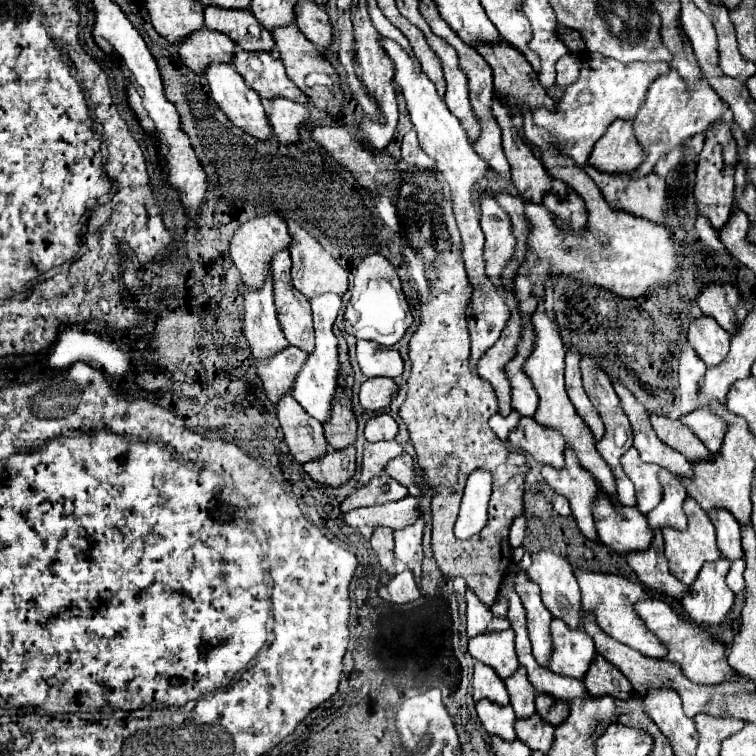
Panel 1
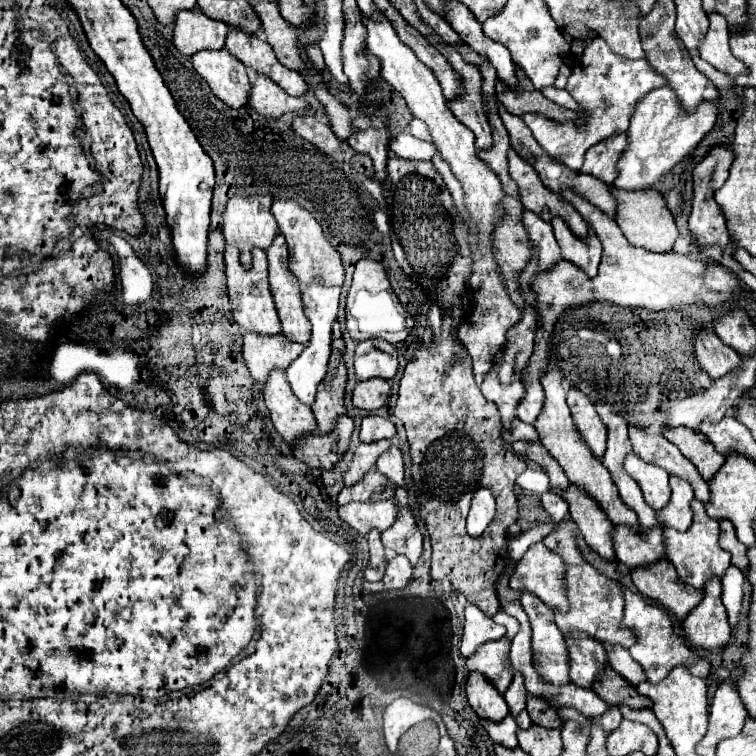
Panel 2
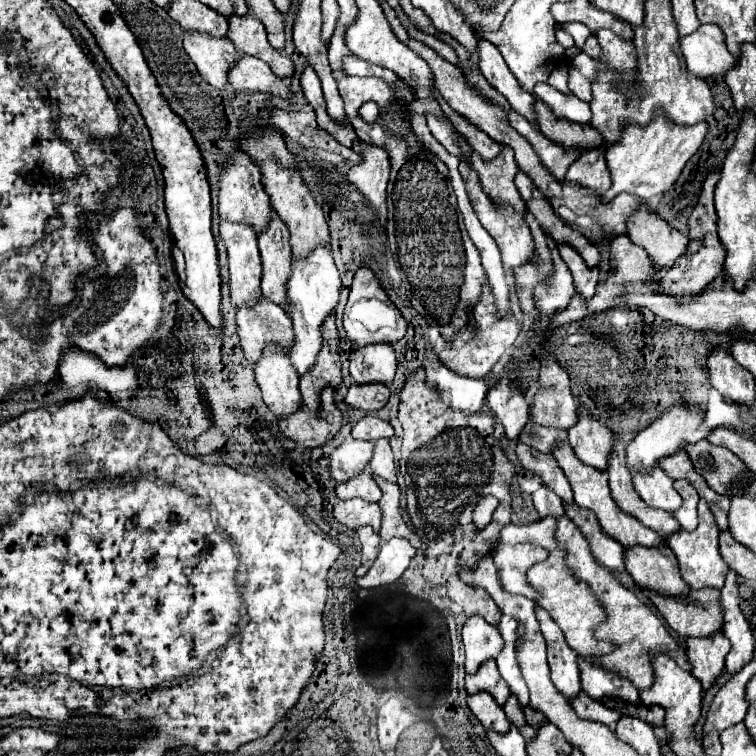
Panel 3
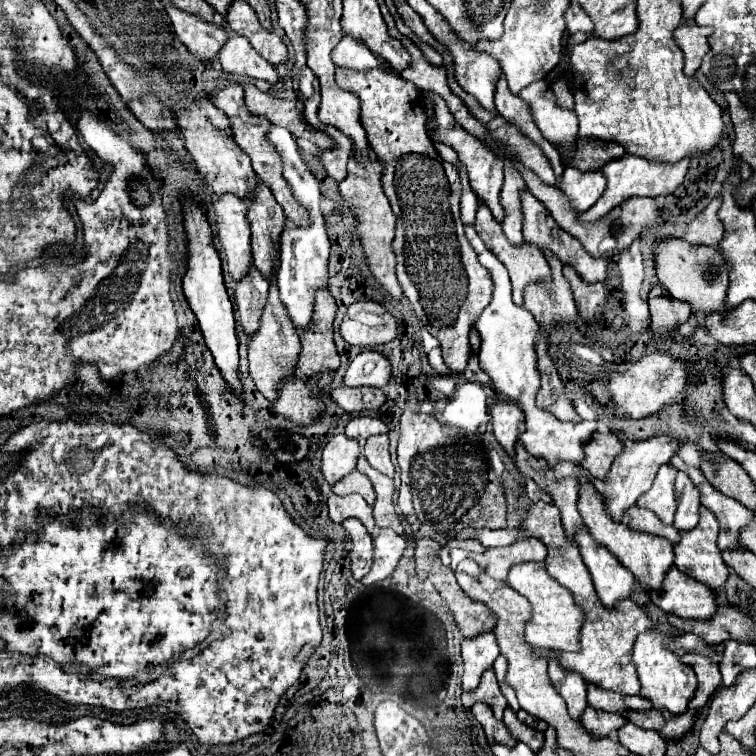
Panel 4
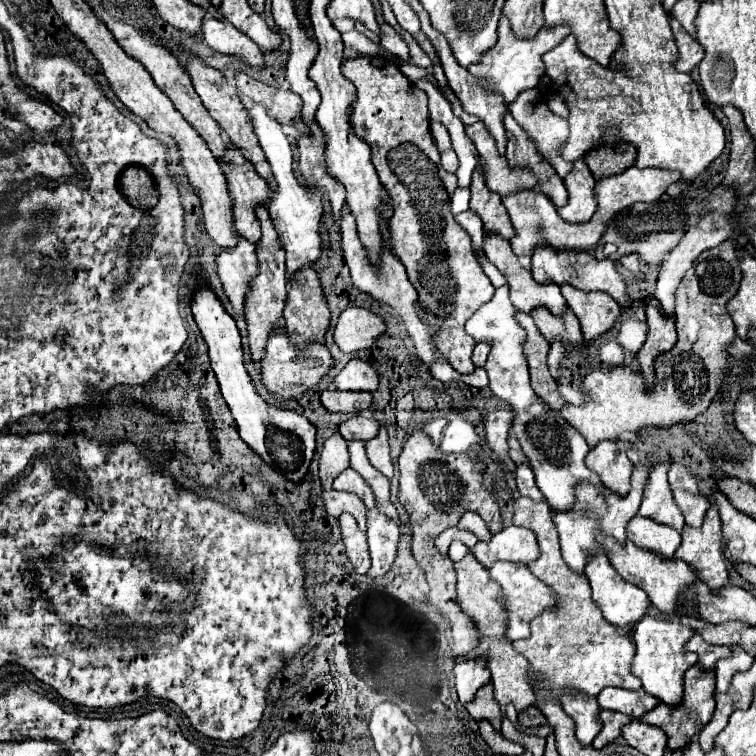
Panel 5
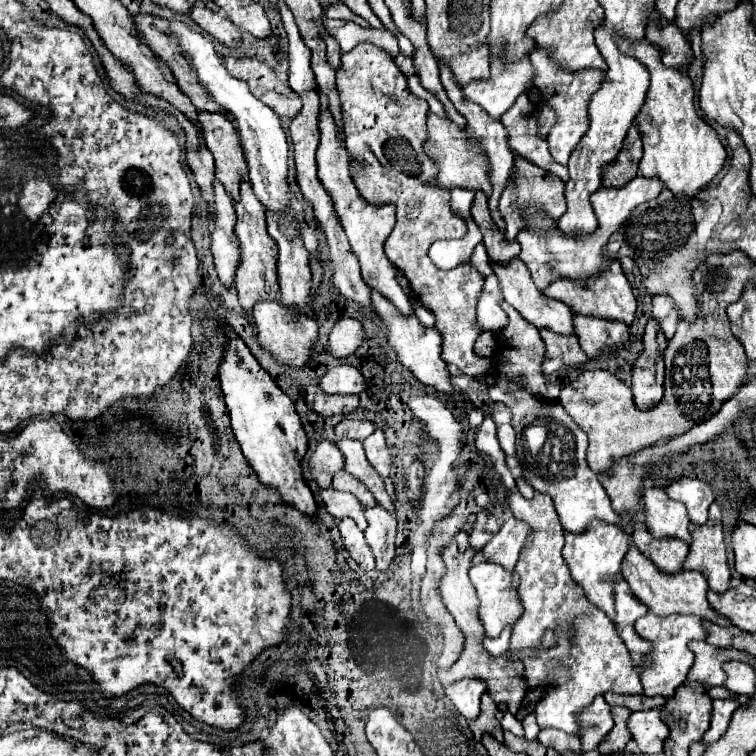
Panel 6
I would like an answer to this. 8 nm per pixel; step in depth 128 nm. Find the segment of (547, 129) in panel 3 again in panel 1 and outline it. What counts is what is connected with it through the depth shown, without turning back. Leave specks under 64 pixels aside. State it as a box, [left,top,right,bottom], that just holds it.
[474,42,556,110]

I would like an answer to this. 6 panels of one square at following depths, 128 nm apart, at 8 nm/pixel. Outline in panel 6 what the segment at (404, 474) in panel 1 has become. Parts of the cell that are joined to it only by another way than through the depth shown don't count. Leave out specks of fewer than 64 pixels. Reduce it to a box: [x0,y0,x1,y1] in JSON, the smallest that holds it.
[364,428,392,478]

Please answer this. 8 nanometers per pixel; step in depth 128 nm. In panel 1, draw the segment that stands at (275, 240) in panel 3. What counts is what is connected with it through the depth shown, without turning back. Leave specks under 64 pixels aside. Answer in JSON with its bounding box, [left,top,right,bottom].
[272,250,314,354]

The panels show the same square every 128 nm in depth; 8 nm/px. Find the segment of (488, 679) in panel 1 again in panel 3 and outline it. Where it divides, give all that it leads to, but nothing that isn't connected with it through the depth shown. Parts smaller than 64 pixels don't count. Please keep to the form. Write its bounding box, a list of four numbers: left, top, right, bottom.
[468,692,510,734]

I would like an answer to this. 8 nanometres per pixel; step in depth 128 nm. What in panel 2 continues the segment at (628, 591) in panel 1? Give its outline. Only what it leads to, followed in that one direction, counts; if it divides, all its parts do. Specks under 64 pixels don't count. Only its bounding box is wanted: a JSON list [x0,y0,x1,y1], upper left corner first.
[542,520,636,648]

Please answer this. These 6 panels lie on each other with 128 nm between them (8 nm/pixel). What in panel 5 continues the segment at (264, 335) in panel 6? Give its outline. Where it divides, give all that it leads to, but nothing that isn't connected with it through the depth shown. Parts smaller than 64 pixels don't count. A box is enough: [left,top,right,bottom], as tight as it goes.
[262,328,334,400]

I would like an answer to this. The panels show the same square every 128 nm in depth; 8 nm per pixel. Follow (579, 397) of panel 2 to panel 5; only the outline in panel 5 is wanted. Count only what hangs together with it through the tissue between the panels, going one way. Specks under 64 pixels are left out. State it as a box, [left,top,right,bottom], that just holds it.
[586,440,632,496]

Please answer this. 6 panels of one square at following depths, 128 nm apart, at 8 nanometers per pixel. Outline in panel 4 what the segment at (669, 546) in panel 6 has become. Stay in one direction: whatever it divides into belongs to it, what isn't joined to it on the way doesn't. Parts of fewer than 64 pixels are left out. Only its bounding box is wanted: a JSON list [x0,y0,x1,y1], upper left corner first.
[622,506,680,544]

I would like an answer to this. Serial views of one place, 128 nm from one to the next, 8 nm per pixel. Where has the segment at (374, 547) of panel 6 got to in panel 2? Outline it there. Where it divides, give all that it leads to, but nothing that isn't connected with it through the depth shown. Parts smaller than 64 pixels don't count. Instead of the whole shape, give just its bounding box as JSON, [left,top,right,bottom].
[382,556,412,590]

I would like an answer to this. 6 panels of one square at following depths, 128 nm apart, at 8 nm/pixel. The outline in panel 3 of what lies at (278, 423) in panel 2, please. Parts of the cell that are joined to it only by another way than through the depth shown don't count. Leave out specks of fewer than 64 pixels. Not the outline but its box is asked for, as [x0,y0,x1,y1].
[256,346,304,418]

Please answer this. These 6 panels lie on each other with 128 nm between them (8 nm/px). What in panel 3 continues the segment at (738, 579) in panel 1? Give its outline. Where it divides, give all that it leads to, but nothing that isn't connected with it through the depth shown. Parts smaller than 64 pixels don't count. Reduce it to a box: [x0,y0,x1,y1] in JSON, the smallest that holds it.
[720,570,754,676]

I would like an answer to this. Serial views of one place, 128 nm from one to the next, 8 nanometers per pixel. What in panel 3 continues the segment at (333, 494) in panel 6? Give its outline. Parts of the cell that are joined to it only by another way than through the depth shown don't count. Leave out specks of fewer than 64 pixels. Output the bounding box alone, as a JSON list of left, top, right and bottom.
[334,498,382,532]

